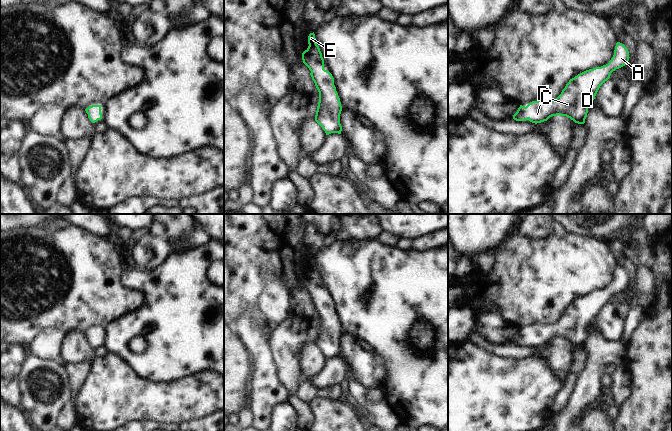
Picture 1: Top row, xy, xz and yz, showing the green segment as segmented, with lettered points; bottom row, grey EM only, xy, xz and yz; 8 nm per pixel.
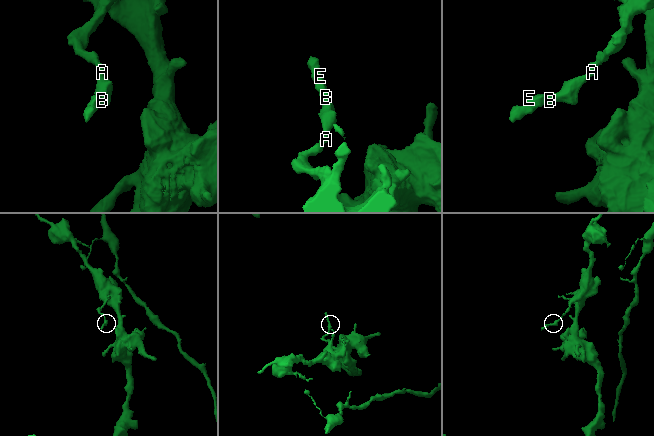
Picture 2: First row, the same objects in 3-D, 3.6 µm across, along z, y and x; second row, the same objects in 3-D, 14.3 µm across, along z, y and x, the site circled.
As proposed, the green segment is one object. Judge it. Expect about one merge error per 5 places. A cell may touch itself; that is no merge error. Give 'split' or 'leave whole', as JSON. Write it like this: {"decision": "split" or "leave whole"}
{"decision": "leave whole"}

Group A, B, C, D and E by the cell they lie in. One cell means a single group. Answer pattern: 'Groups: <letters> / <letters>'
Groups: A B C D E

